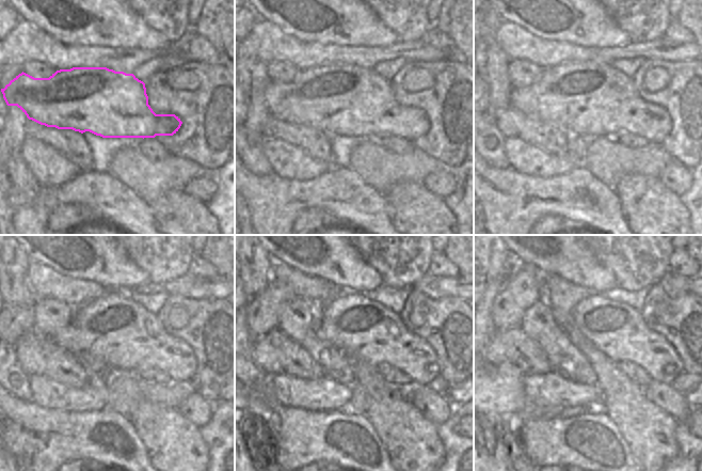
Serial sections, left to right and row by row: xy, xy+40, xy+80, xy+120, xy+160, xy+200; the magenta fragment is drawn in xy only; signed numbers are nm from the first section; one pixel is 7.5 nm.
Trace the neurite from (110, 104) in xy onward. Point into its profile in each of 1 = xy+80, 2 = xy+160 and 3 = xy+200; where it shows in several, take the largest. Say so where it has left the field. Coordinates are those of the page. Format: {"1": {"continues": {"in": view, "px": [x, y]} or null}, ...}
{"1": {"continues": {"in": "xy+80", "px": [586, 98]}}, "2": {"continues": {"in": "xy+160", "px": [361, 328]}}, "3": {"continues": {"in": "xy+200", "px": [618, 330]}}}

